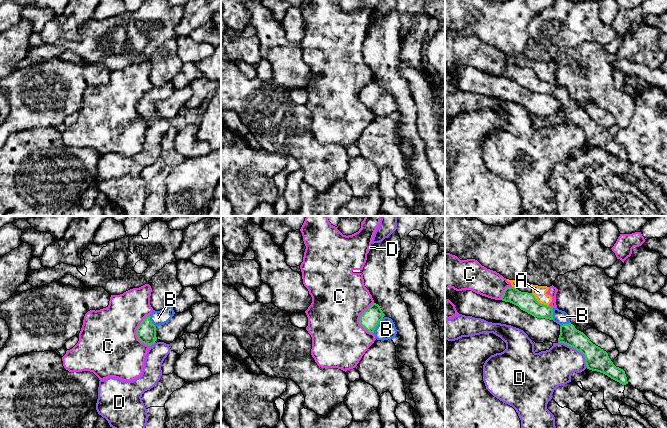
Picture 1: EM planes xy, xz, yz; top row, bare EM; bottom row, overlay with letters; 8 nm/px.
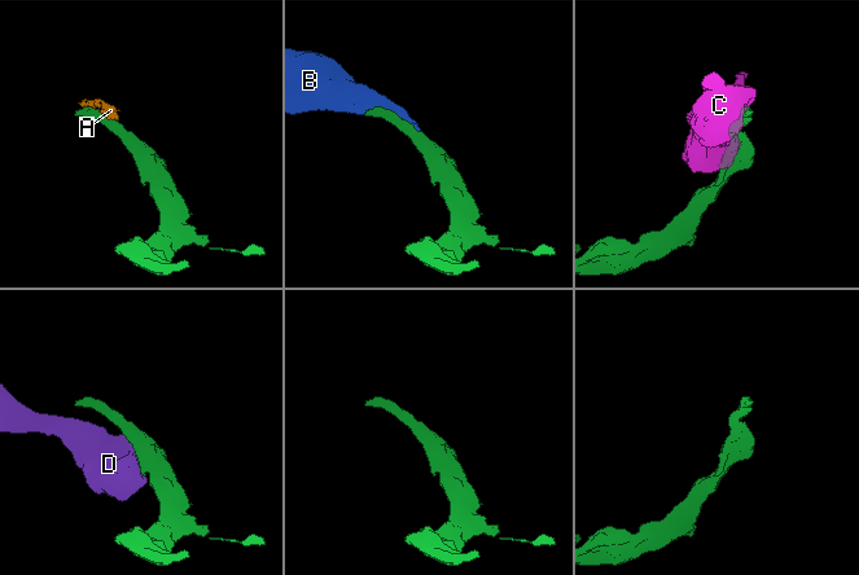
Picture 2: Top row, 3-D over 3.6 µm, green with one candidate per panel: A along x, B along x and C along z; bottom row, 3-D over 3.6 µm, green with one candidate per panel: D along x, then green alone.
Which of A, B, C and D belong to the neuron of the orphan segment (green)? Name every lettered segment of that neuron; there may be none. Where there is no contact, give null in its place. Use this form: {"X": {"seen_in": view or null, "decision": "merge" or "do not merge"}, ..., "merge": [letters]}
{"A": {"seen_in": "yz", "decision": "do not merge"}, "B": {"seen_in": "xz", "decision": "merge"}, "C": {"seen_in": "xy", "decision": "do not merge"}, "D": {"seen_in": "yz", "decision": "do not merge"}, "merge": ["B"]}

